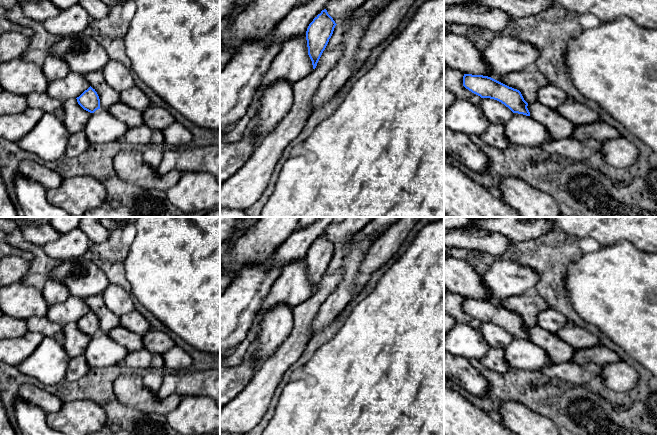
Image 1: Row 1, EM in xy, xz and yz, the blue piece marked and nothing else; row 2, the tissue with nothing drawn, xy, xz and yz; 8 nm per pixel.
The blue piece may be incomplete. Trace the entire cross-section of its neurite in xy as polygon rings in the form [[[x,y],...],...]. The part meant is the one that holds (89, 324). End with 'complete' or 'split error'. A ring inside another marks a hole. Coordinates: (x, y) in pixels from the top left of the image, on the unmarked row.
[[[91,310],[85,314],[79,321],[76,322],[78,328],[86,335],[94,337],[96,334],[100,333],[100,323]]] | complete

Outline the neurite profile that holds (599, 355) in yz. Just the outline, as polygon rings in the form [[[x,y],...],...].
[[[602,346],[576,349],[571,362],[578,364],[595,364],[603,366],[609,363],[621,361],[620,357],[613,350]]]

